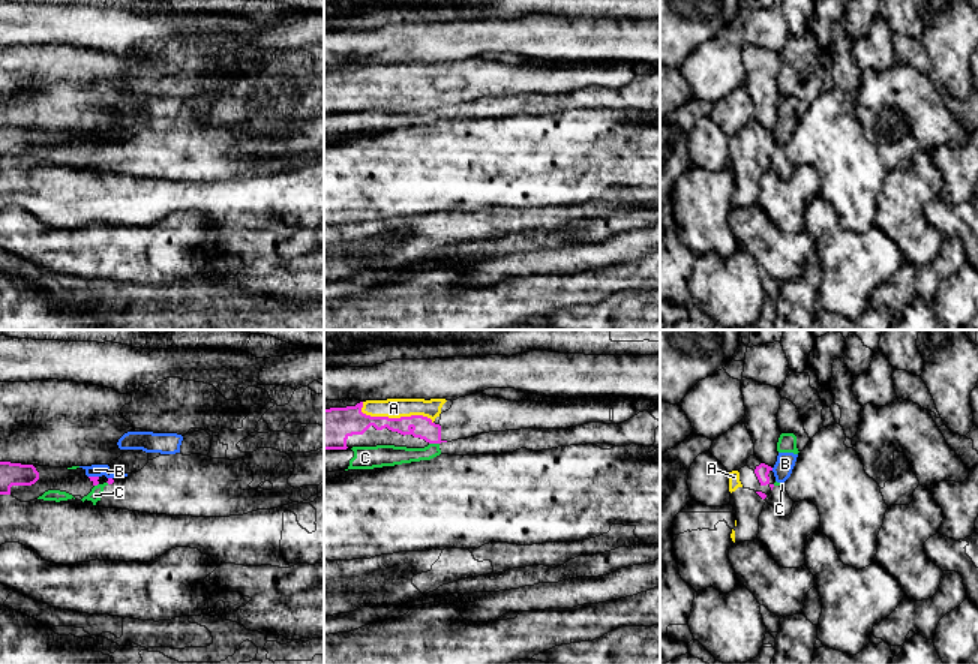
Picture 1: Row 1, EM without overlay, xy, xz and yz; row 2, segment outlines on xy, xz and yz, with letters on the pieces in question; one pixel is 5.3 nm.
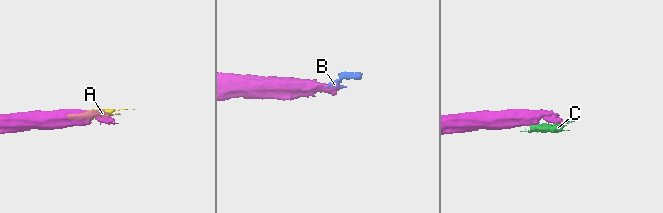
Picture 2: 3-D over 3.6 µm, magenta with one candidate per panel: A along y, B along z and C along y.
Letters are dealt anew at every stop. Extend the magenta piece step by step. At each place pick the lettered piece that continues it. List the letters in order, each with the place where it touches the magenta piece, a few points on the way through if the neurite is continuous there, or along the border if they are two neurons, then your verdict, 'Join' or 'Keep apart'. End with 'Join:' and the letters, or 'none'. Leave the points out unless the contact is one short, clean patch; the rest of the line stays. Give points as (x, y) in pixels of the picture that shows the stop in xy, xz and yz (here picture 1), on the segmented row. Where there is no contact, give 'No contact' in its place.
A: Touches magenta at xz (393, 418). Join
B: Touches magenta at xy (93, 477). Boundary: xy (89, 475), (98, 477). Keep apart
C: Touches magenta at xz (434, 442). Keep apart
Join: A

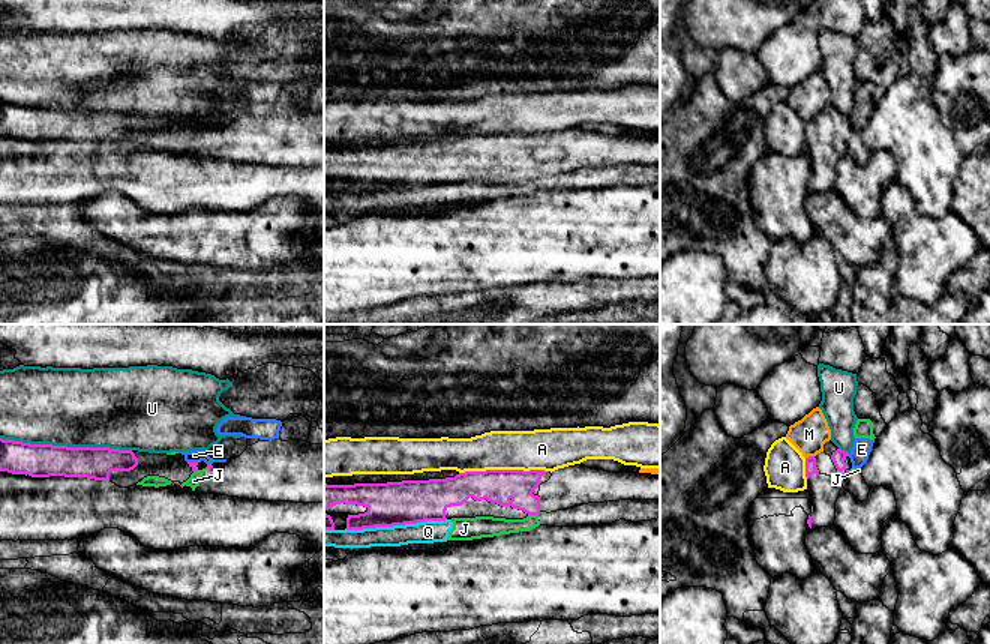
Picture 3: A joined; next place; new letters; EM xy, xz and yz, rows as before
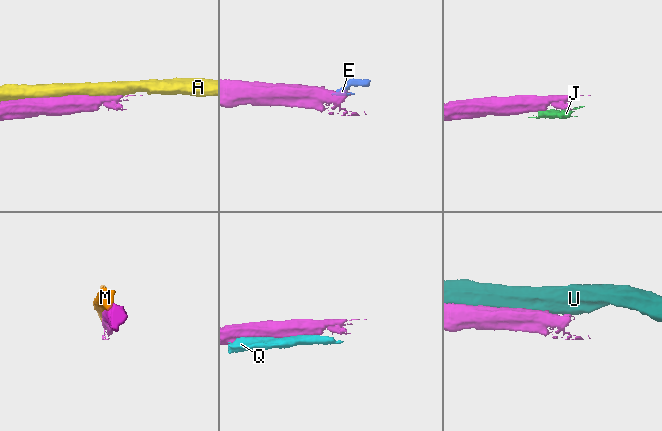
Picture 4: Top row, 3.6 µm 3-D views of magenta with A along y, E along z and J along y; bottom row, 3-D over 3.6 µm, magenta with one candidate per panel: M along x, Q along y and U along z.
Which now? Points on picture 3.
A: Touches magenta at xz (501, 470). Keep apart
E: Touches magenta at xy (192, 463). Boundary: xy (188, 461), (197, 463). Keep apart
J: Touches magenta at xz (533, 514). Keep apart
M: Touches magenta at yz (809, 457). Keep apart
Q: Touches magenta at xz (395, 524). Keep apart
U: Touches magenta at xy (66, 446). Keep apart
Join: none

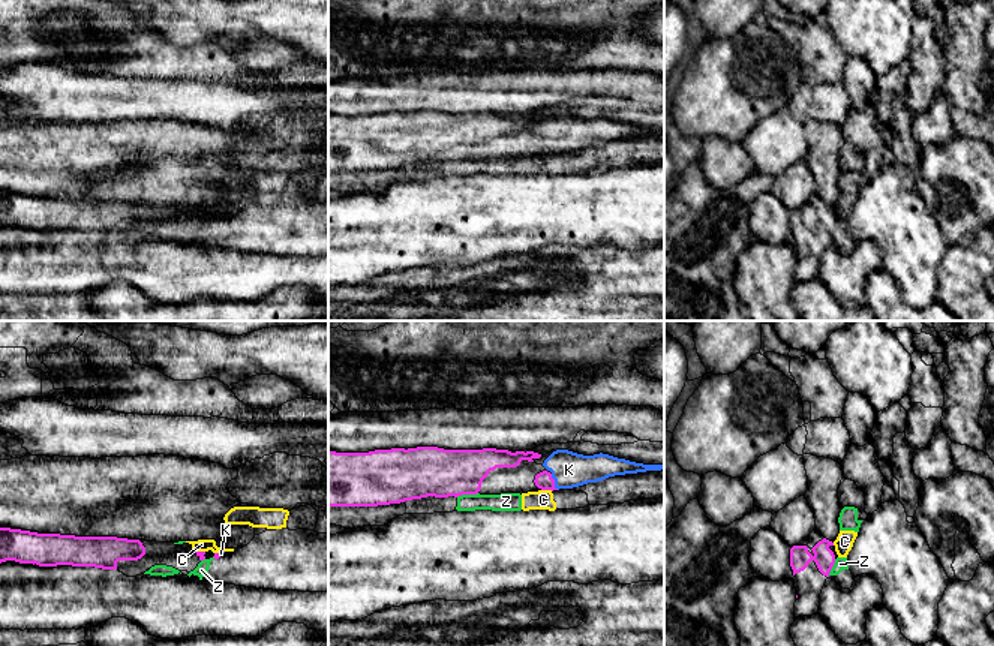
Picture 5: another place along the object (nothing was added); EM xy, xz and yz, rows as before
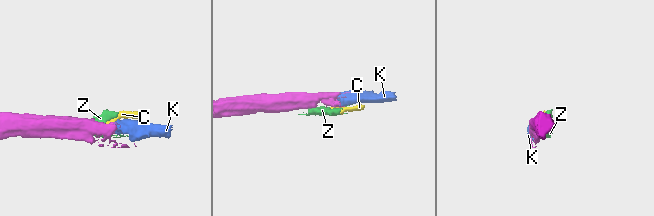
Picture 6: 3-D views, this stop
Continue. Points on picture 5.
C: Touches magenta at xz (547, 489). Boundary: xz (541, 489), (552, 490). Keep apart
K: Touches magenta at xz (553, 481). Join
Z: Touches magenta at xz (467, 493). Keep apart
Join: K

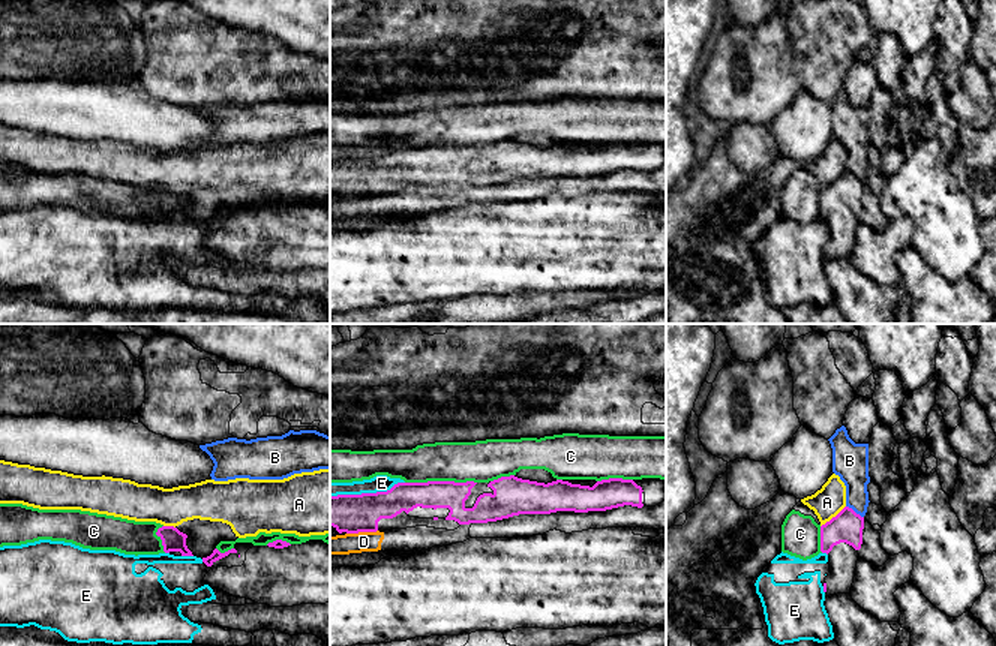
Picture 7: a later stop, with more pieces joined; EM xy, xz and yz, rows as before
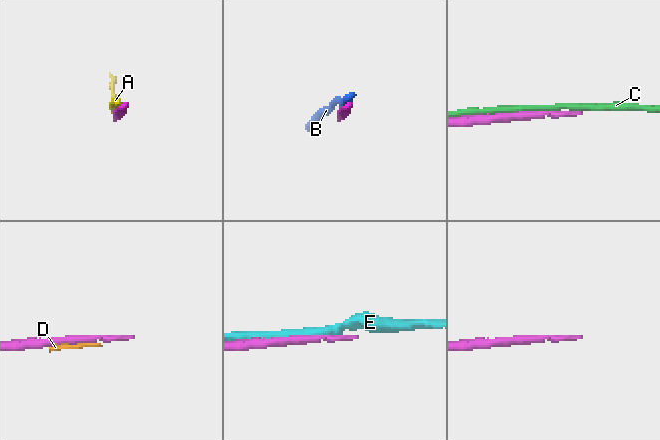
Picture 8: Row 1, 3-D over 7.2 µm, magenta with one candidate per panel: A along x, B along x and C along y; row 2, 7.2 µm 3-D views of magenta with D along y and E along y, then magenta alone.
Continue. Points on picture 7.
A: Touches magenta at yz (833, 517). Keep apart
B: Touches magenta at yz (854, 511). Keep apart
C: Touches magenta at xz (440, 481). Keep apart
D: Touches magenta at xz (362, 531). Keep apart
E: Touches magenta at xz (366, 493). Keep apart
Join: none

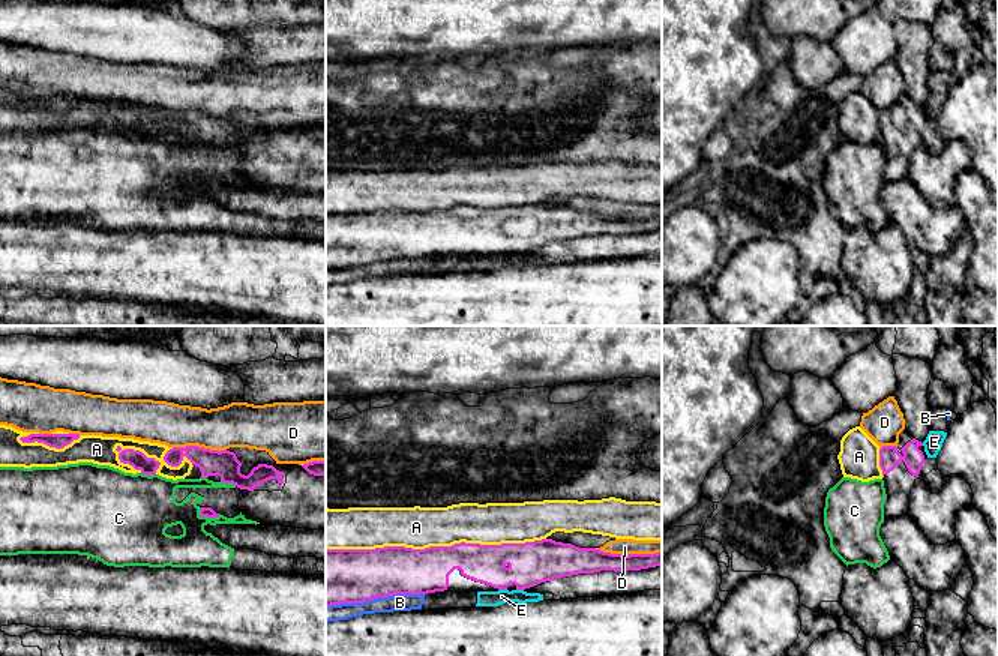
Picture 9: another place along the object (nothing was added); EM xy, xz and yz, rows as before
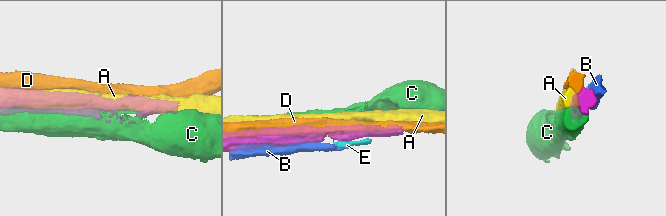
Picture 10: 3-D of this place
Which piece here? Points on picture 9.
A: Touches magenta at xz (435, 547). Keep apart
B: Touches magenta at xz (374, 598). Keep apart
C: Touches magenta at xy (209, 517). Keep apart
D: Touches magenta at xz (629, 554). Keep apart
E: Touches magenta at xz (503, 589). Boundary: xz (498, 589), (506, 590). Keep apart
Join: none

